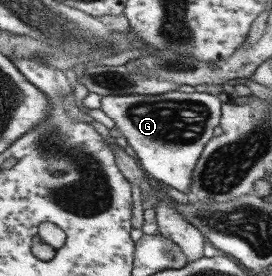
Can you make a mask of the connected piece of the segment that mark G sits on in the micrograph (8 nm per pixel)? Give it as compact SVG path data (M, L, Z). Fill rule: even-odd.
M179 90L160 95L103 96L101 110L115 122L129 146L135 150L136 160L151 180L164 182L188 193L195 175L193 168L213 139L213 130L219 126L221 100L217 95L187 94Z

